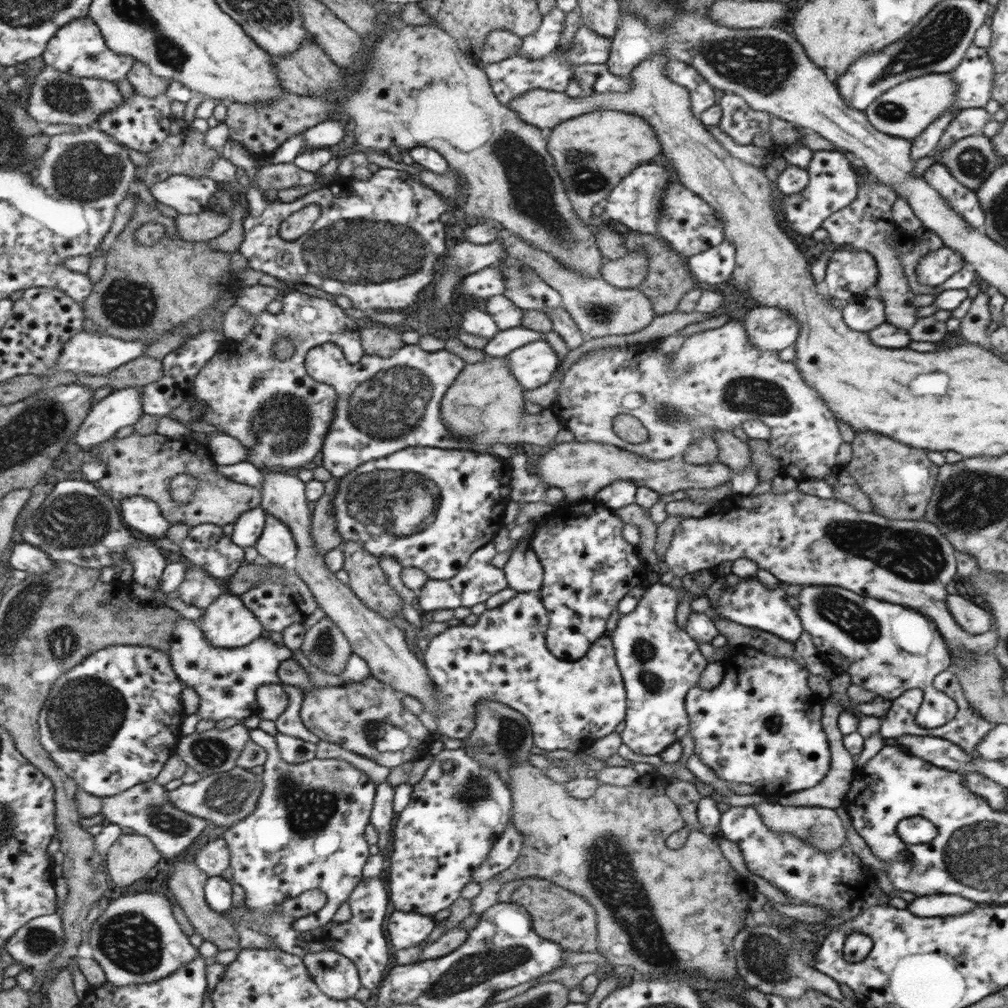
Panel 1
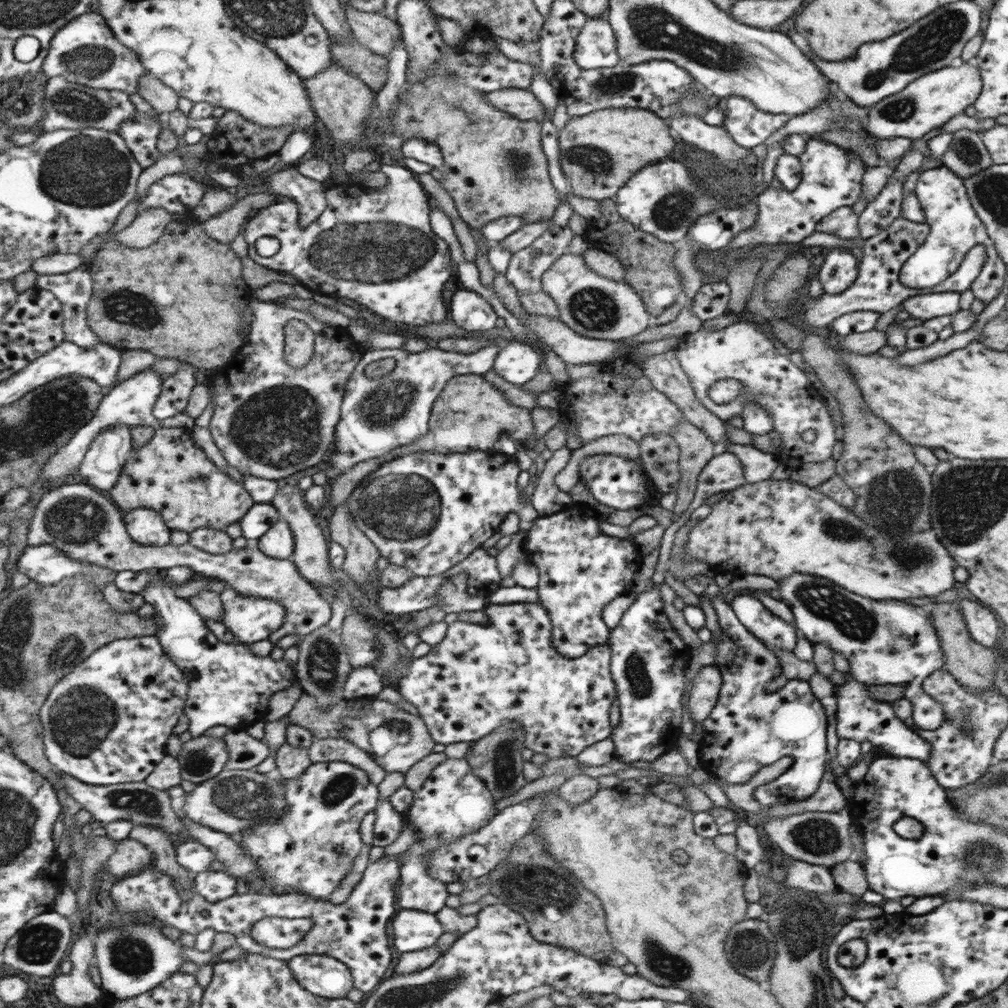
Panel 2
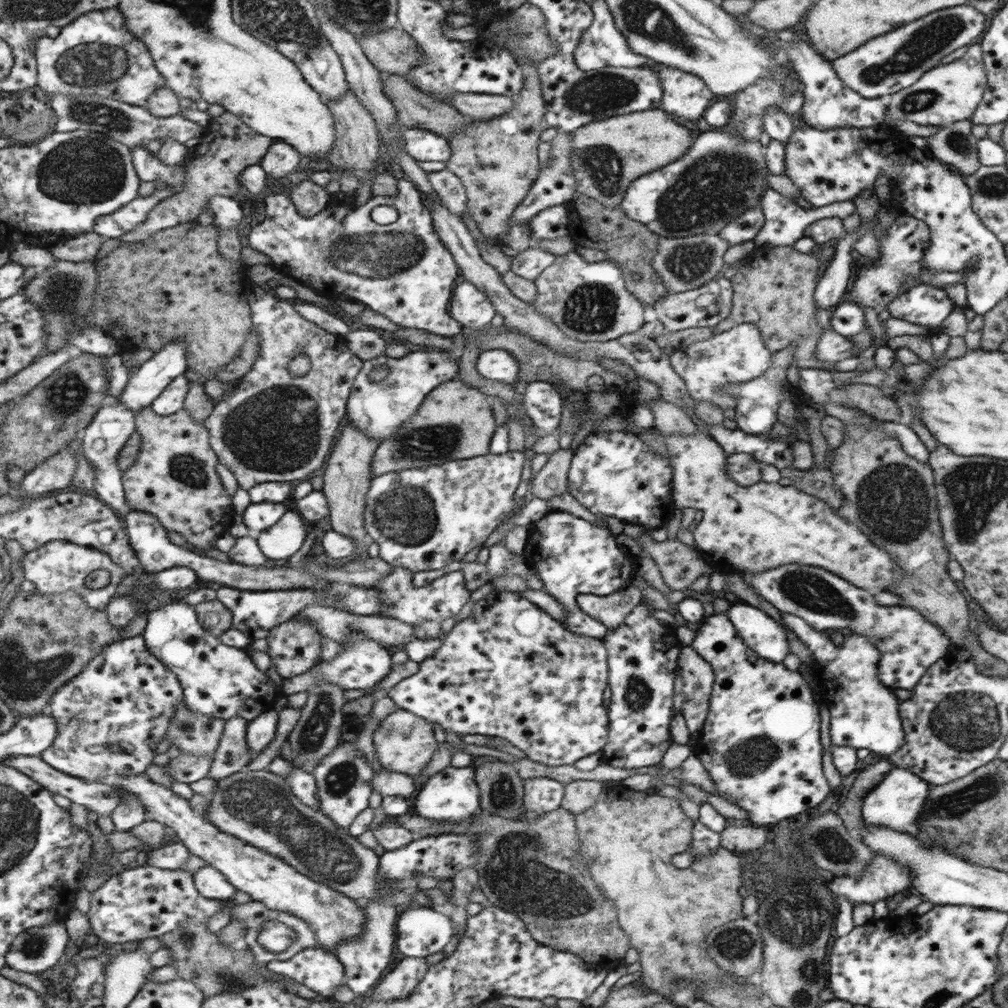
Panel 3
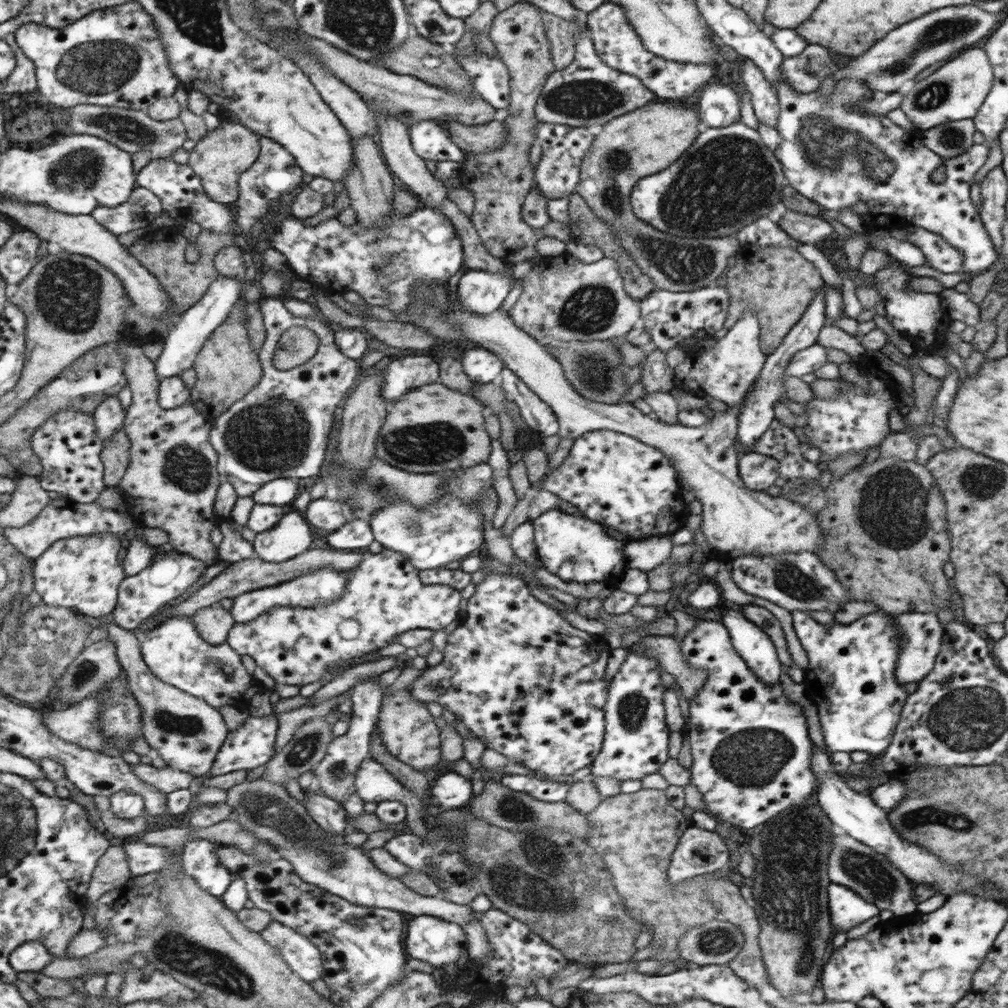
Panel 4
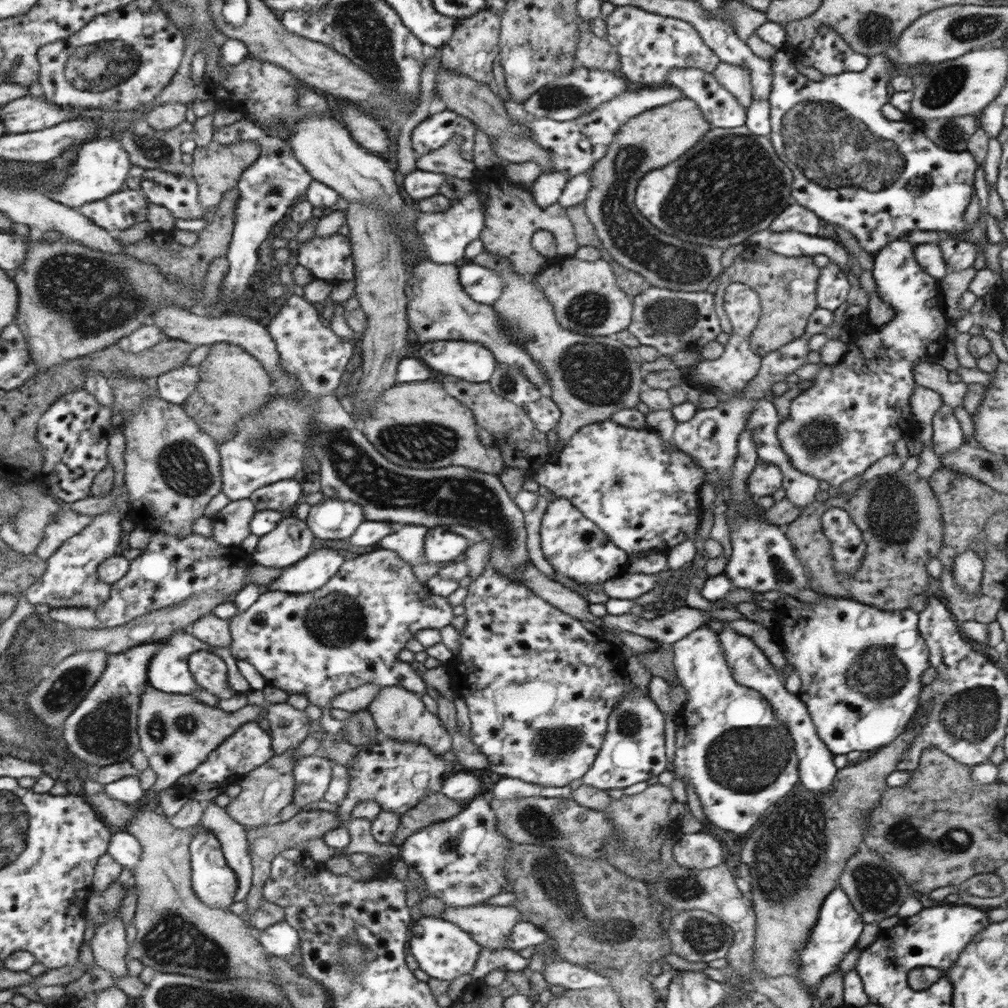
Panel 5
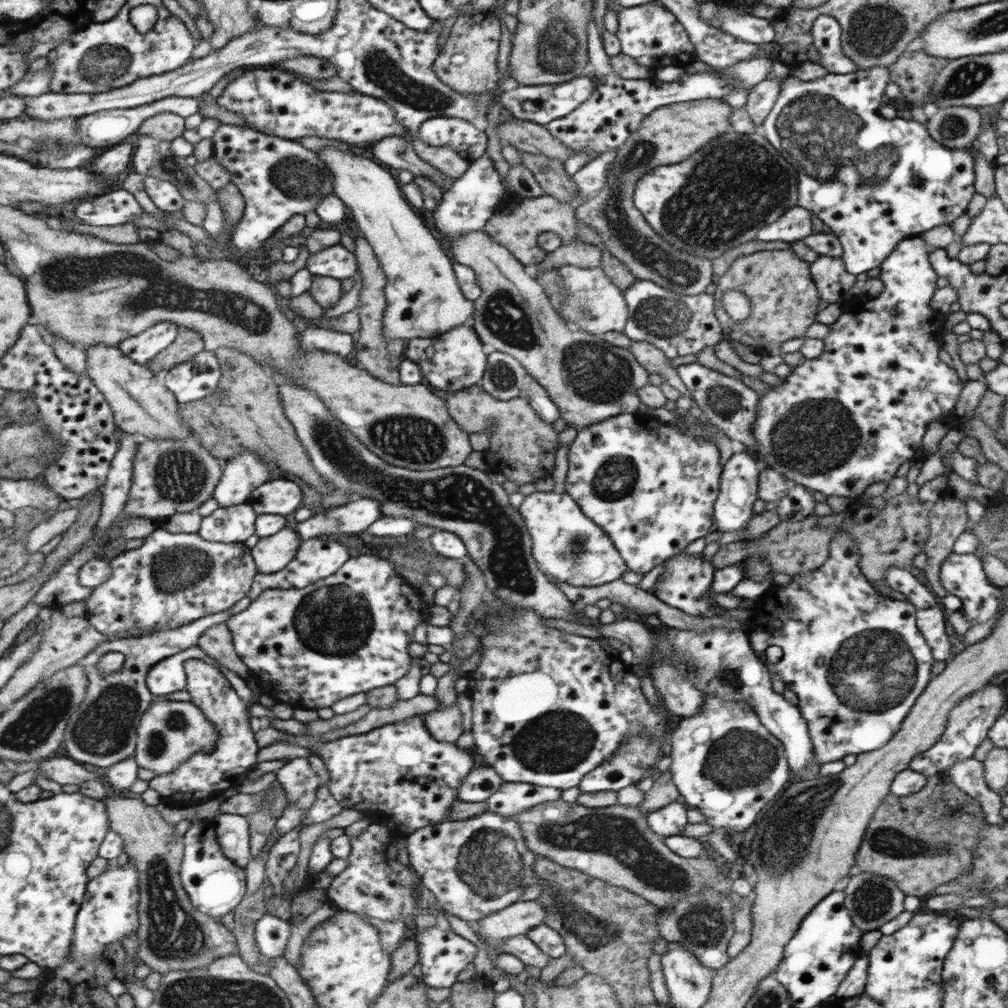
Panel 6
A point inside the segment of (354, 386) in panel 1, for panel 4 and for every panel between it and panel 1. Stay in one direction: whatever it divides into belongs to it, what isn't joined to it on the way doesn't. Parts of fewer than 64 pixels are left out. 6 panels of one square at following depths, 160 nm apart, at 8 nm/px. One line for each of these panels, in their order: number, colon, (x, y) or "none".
2: (388, 398)
3: (387, 392)
4: (402, 375)

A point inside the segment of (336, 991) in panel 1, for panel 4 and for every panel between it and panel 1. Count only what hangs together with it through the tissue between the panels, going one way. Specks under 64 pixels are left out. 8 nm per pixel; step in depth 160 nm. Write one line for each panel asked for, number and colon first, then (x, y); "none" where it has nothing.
2: (323, 975)
3: (321, 971)
4: (305, 958)

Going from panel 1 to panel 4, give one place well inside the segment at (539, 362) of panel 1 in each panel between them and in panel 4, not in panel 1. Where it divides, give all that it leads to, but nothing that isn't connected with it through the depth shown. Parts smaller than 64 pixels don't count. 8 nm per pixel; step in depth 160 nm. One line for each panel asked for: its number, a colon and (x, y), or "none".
2: (517, 363)
3: (498, 365)
4: (482, 366)

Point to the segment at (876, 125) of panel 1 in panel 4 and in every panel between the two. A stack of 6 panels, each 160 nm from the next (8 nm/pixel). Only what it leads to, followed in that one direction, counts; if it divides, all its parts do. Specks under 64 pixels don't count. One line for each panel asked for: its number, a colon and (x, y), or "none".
2: (930, 101)
3: (948, 93)
4: (955, 91)

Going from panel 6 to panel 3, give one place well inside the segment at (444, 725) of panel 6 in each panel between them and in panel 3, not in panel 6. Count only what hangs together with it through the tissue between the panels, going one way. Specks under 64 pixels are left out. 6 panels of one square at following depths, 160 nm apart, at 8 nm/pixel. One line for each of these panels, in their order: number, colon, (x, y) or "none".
3: (404, 742)
4: (409, 735)
5: (399, 714)

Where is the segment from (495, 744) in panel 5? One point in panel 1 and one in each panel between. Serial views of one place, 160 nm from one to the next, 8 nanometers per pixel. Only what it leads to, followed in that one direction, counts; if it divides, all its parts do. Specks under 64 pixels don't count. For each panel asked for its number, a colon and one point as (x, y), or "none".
1: (502, 657)
2: (476, 677)
3: (508, 670)
4: (530, 685)

